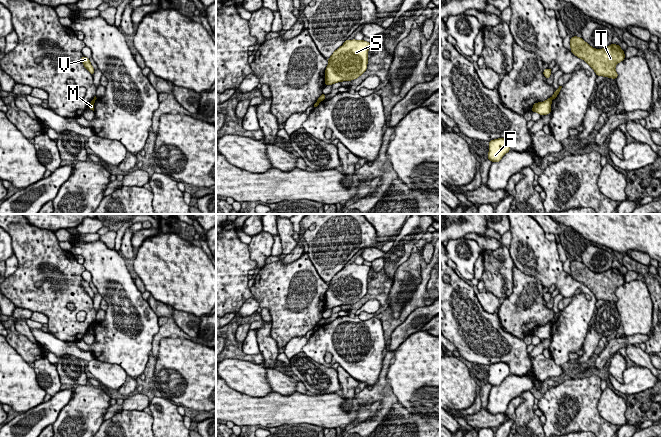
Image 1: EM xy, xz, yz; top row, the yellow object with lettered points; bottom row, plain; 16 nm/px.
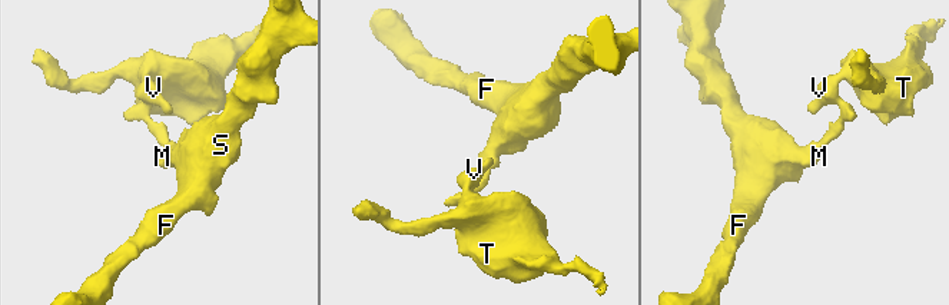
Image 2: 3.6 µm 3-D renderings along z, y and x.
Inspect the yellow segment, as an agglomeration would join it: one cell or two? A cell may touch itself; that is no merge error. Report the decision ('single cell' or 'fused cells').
fused cells

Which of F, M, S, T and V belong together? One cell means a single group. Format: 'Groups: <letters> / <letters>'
Groups: F M S / T V

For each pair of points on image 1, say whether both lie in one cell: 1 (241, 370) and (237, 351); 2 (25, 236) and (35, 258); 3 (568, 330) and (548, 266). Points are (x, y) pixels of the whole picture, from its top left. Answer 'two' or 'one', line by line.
1: two
2: one
3: one

